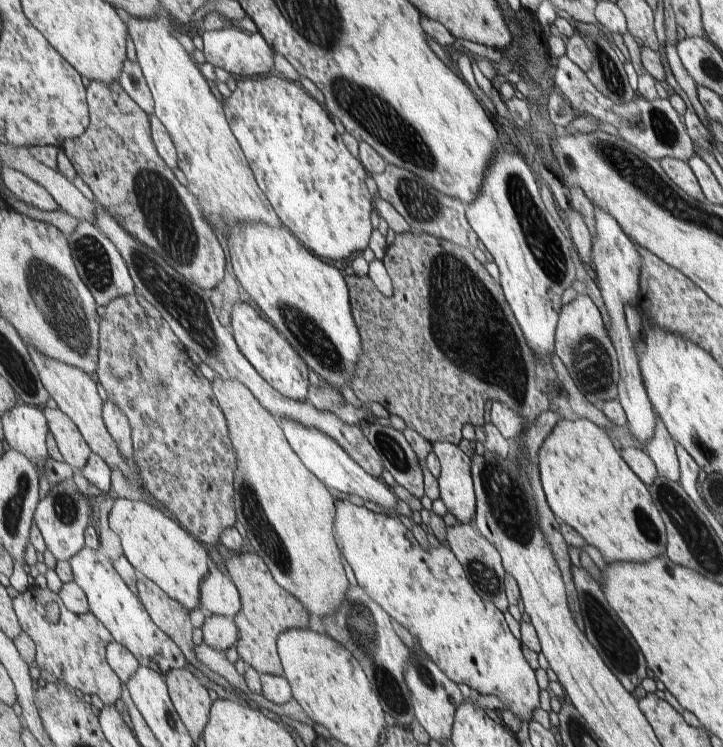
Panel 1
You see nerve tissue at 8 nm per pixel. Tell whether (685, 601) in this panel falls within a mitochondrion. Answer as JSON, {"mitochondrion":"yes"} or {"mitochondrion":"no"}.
{"mitochondrion":"no"}

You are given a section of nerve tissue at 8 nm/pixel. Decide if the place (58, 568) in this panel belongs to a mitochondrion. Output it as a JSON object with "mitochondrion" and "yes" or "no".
{"mitochondrion":"no"}

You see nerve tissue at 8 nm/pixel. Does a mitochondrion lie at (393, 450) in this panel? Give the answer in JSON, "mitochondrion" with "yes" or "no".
{"mitochondrion":"yes"}

